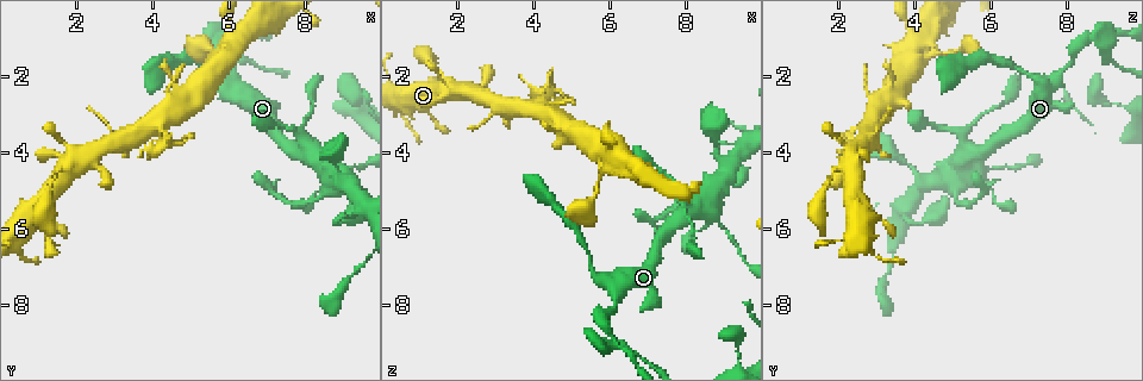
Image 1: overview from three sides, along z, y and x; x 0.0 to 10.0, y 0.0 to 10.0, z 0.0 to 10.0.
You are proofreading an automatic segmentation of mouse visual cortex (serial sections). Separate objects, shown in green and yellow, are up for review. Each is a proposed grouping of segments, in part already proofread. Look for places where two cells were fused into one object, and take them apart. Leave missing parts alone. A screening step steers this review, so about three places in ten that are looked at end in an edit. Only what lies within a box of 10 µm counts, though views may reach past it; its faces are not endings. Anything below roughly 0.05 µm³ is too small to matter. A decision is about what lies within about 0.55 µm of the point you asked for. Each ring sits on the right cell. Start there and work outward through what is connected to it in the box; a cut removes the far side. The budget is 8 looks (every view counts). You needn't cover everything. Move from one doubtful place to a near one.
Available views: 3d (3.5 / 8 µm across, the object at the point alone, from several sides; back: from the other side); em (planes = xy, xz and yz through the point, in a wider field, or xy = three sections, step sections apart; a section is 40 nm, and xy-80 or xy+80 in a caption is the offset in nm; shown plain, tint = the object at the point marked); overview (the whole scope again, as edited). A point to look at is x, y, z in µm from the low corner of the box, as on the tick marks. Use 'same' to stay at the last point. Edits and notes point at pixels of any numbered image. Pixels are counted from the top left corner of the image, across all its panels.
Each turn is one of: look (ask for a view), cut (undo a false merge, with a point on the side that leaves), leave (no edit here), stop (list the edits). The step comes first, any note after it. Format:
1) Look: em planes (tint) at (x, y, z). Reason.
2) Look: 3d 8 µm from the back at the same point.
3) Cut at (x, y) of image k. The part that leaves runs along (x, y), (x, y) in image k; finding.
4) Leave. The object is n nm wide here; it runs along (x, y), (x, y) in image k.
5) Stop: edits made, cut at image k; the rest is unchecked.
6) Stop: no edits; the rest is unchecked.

Look: 3d 3.5 µm at (5.80, 1.20, 8.30). Sharp bend.

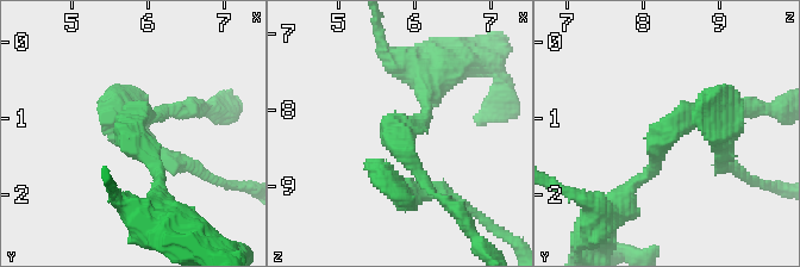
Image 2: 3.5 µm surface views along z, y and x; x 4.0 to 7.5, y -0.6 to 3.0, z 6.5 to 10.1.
Look: em xy step 2 (tint) at (5.80, 1.15, 8.30).

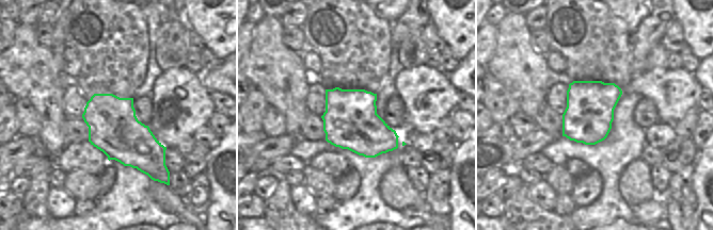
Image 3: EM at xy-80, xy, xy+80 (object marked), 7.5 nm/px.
Look: em xy step 3 (tint) at the same point. Cut it another way.

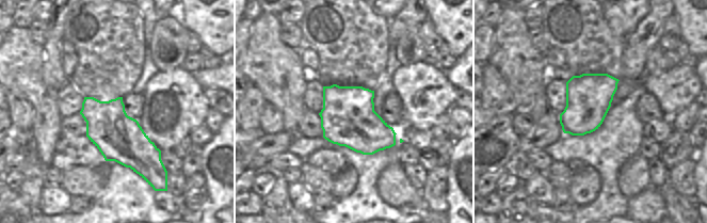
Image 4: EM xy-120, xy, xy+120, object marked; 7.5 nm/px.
Leave. All the same cell.

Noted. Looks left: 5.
Look: 3d 3.5 µm at (8.25, 5.30, 5.15). Narrows sharply.

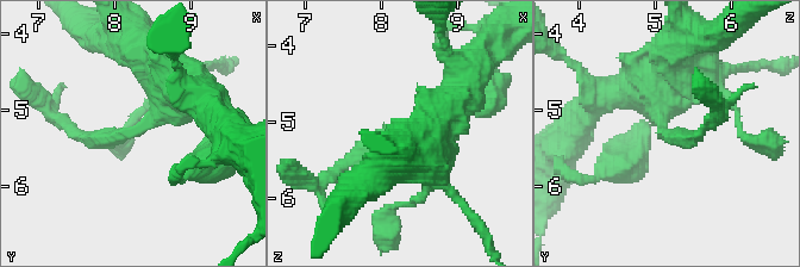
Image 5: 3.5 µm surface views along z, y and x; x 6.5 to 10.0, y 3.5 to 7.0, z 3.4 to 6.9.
Look: em xy step 2 (tint) at (8.20, 5.25, 5.10). The arms are 200, 500 nm wide.

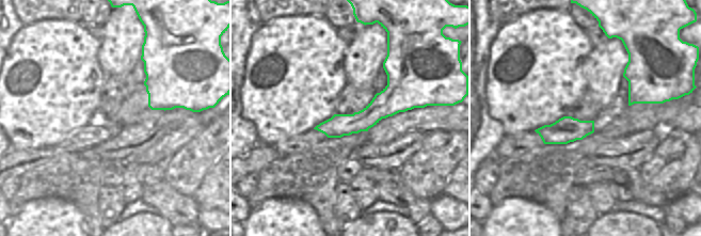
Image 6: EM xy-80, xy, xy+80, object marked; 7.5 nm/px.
Look: em planes (tint) at the same point. Cut it another way.

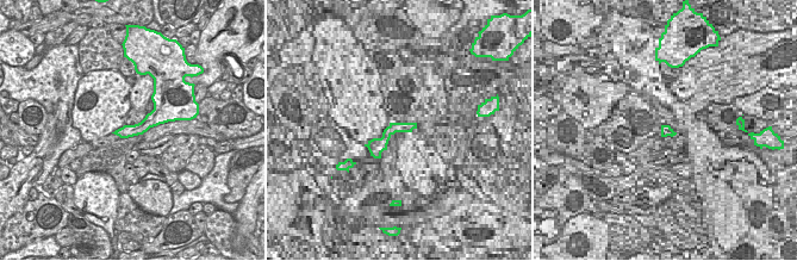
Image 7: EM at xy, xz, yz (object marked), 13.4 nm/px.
Cut at (92, 135) of image 5. The part that leaves runs along (135, 130), (80, 137), (41, 104) in image 5; a second cell is stuck on.

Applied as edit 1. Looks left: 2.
Stop: edits made, cut at image 5; the rest is unchecked.

